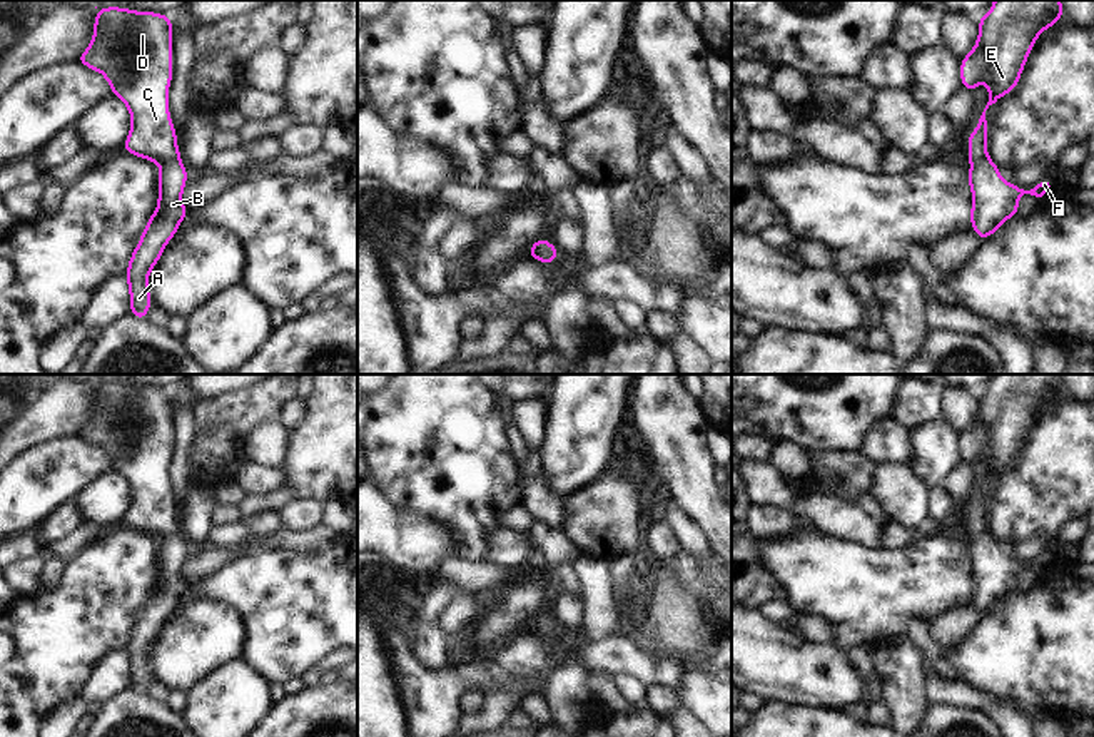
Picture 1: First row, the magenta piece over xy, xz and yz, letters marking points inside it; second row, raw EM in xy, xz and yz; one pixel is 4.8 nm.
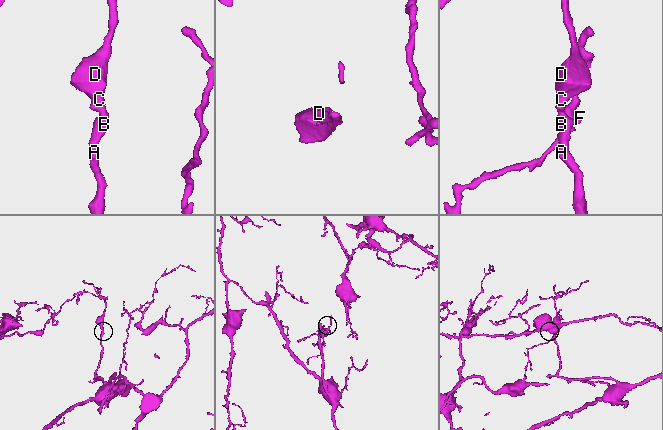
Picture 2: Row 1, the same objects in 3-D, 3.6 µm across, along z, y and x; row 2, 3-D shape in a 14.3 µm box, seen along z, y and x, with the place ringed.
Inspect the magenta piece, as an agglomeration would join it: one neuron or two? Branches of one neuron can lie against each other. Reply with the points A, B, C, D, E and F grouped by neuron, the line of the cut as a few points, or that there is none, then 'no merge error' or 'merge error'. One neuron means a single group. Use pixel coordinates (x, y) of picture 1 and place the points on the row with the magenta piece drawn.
A B C D E F | no cut | no merge error

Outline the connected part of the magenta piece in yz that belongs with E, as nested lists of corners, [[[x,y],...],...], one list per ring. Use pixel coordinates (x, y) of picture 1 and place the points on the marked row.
[[[994,0],[987,15],[979,17],[974,48],[960,60],[960,85],[970,94],[985,82],[989,102],[967,137],[967,159],[972,164],[967,180],[972,191],[970,227],[984,241],[1007,219],[1019,214],[1019,199],[1031,194],[1037,202],[1054,187],[1051,179],[1024,191],[1000,177],[987,155],[985,110],[1012,92],[1026,67],[1037,37],[1064,15],[1061,0]]]

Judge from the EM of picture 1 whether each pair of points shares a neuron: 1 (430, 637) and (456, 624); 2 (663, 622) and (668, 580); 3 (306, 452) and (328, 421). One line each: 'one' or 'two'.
1: two
2: one
3: one

